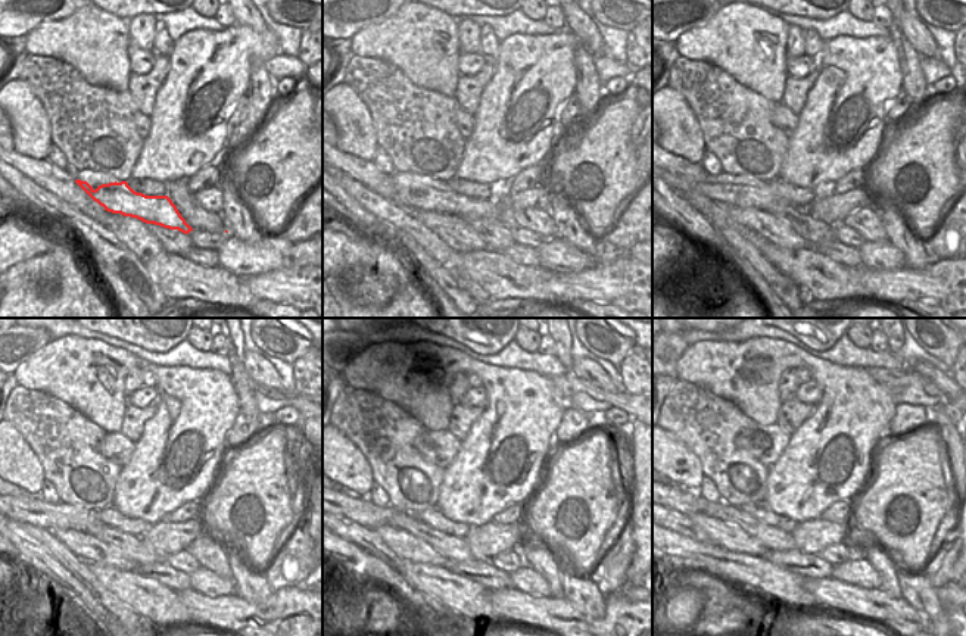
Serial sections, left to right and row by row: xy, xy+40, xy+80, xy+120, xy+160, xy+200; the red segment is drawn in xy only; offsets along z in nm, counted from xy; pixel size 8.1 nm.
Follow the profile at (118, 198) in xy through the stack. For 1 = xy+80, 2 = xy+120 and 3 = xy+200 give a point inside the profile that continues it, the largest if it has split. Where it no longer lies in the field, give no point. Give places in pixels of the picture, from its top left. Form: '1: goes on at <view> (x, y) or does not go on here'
1: goes on at xy+80 (723, 189)
2: goes on at xy+120 (36, 511)
3: goes on at xy+200 (684, 501)

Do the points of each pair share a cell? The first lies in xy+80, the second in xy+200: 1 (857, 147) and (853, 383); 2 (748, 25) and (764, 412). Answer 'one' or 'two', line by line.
1: one
2: one

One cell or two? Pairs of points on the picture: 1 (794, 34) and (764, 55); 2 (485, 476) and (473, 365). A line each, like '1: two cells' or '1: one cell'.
1: two cells
2: one cell

